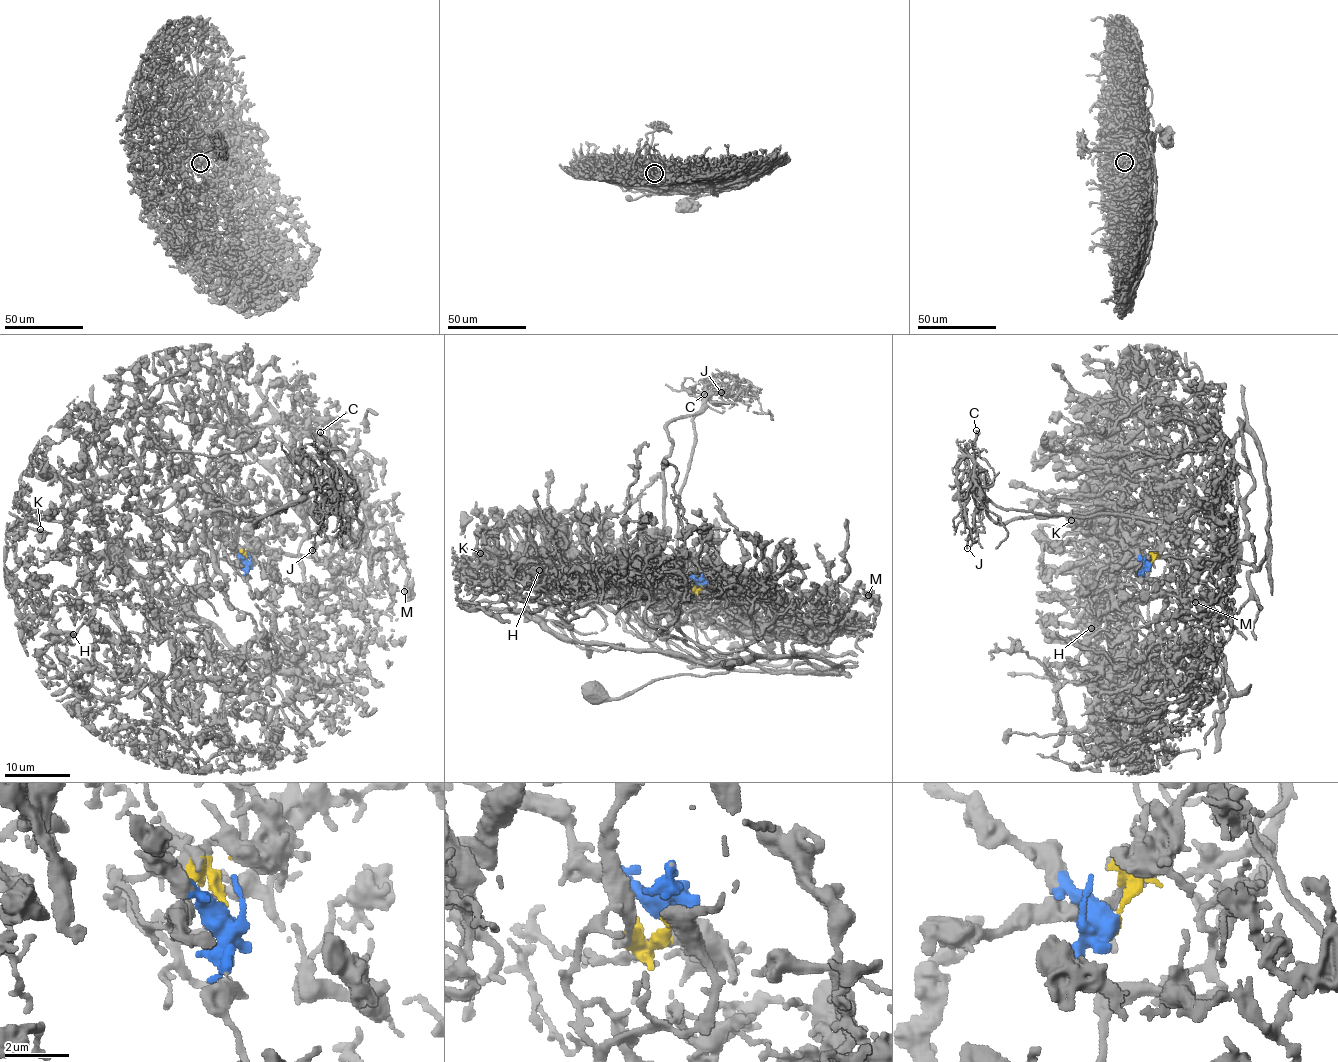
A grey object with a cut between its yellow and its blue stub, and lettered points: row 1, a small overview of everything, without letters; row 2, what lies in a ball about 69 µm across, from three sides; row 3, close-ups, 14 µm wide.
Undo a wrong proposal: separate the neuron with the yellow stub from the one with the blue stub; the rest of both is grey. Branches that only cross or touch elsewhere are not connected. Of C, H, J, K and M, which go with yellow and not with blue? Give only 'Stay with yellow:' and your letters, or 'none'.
Stay with yellow: H, K, M

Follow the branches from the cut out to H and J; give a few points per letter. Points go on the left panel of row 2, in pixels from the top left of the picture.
H: (245, 563), (217, 517), (181, 554), (152, 557), (97, 530), (67, 597), (89, 616), (73, 635)
J: (245, 563), (218, 535), (211, 512), (223, 509), (255, 525), (312, 488), (329, 484), (330, 514), (312, 551)

